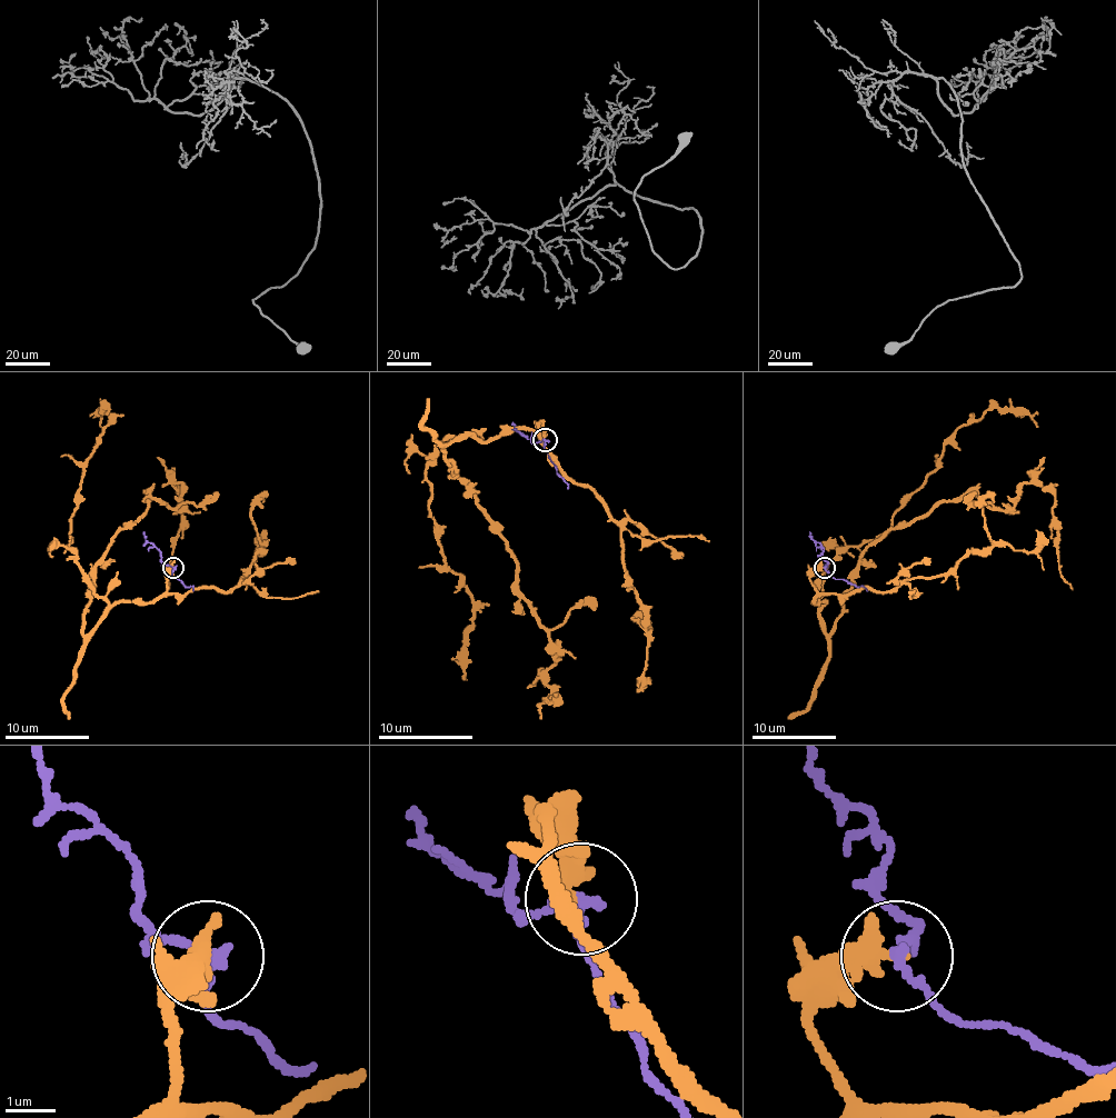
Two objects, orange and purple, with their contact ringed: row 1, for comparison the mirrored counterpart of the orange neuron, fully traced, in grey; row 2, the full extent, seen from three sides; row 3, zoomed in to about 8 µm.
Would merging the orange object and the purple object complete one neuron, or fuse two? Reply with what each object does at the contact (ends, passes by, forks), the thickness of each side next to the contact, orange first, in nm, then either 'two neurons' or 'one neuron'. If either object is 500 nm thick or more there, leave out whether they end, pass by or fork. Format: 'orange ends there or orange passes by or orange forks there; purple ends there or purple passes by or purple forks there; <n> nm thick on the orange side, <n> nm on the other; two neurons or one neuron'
orange ends there; purple passes by; 400 nm thick on the orange side, 170 nm on the other; two neurons

